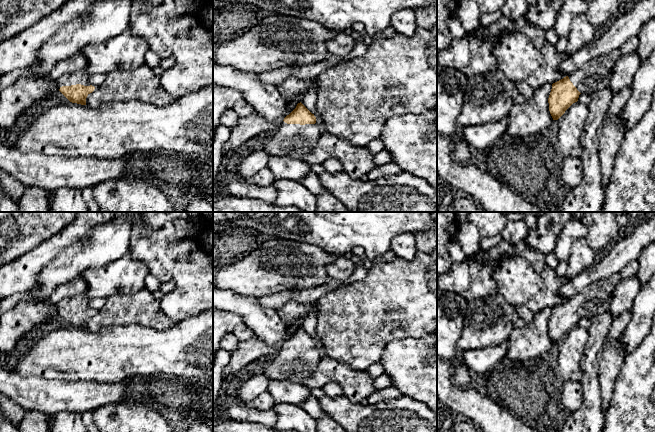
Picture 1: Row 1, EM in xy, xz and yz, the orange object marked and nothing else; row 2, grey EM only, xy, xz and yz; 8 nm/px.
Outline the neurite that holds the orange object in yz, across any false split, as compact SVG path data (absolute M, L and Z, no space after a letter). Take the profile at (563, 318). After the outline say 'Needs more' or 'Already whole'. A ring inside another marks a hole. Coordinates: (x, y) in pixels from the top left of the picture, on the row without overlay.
M619 273L602 278L569 300L553 307L548 322L553 344L558 344L573 327L577 326L581 317L591 317L608 311L613 291L621 279Z. Needs more

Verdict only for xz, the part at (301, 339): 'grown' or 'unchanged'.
grown

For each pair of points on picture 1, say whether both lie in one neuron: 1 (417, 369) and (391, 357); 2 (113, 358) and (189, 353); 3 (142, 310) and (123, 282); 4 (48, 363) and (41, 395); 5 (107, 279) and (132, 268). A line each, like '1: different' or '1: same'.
1: same
2: same
3: different
4: different
5: same

